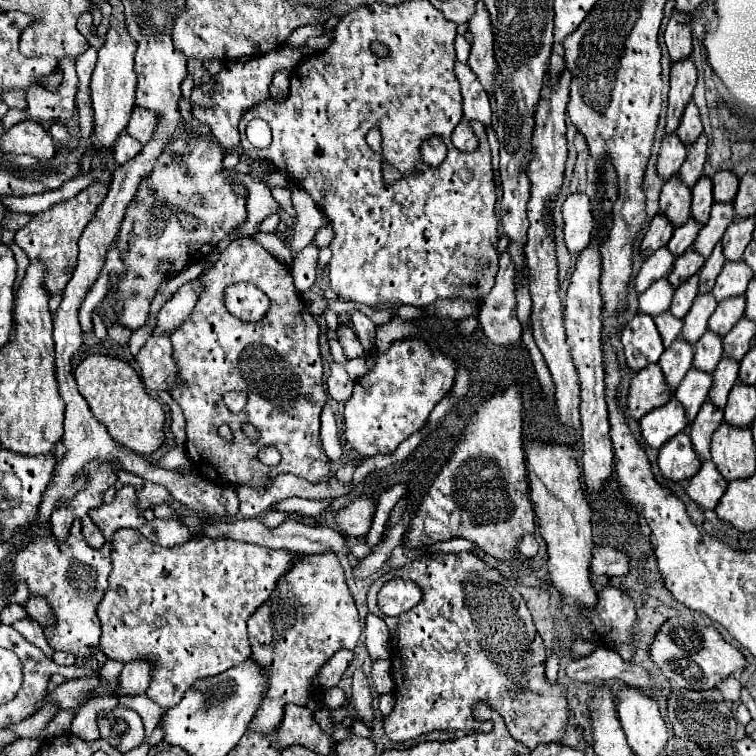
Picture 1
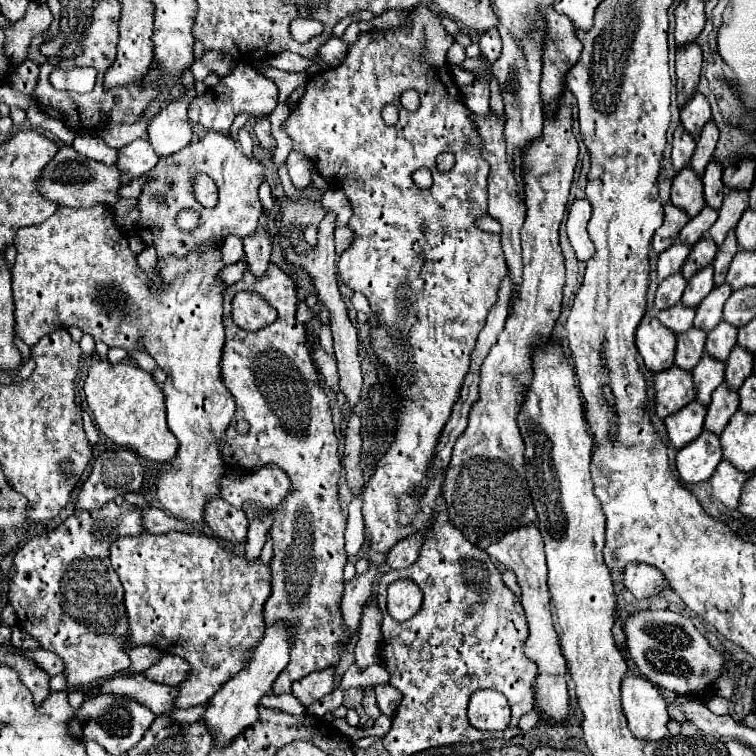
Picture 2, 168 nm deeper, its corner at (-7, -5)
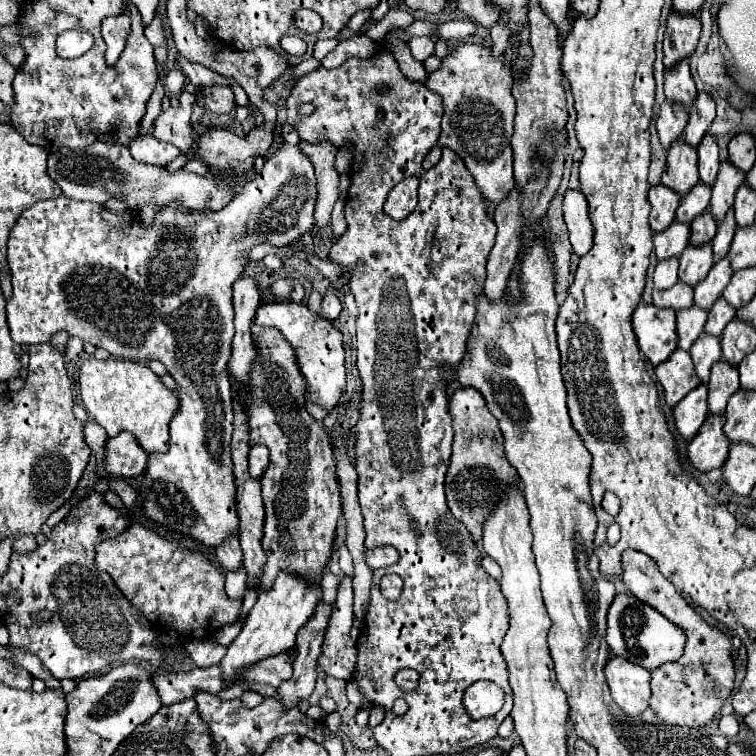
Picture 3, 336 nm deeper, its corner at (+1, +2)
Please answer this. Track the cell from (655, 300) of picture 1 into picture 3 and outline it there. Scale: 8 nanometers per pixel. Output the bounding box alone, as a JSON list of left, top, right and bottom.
[655,257,679,289]

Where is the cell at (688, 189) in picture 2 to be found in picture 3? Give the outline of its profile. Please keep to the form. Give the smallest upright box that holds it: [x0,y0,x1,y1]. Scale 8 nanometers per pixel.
[663,137,699,195]

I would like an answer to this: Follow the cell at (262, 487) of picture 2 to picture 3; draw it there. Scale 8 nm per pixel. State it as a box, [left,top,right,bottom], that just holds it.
[249,445,269,477]

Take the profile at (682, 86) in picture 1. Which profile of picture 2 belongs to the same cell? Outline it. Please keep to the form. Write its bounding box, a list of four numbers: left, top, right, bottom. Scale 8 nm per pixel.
[675,44,703,108]

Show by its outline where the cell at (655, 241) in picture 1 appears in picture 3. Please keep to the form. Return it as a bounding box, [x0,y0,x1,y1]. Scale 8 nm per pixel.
[647,183,681,233]

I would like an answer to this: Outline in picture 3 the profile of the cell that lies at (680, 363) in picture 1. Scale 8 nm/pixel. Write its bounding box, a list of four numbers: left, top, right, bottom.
[677,305,707,349]

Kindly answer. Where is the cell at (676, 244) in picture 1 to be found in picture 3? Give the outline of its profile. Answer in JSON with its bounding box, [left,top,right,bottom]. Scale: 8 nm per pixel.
[677,181,711,223]

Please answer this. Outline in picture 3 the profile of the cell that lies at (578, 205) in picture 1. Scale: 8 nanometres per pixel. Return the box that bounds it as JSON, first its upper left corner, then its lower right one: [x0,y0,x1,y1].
[563,191,593,257]

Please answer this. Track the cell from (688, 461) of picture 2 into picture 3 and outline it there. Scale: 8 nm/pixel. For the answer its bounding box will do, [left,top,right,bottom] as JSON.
[689,413,731,471]

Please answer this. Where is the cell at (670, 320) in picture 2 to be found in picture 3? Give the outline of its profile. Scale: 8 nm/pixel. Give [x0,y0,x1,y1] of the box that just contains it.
[653,281,693,311]

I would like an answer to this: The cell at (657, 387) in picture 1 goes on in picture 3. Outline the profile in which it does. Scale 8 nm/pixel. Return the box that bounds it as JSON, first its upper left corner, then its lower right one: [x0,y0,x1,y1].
[655,349,701,407]

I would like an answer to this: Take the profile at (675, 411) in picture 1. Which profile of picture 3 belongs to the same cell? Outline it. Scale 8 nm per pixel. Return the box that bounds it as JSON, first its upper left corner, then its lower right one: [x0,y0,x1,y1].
[673,385,709,439]

